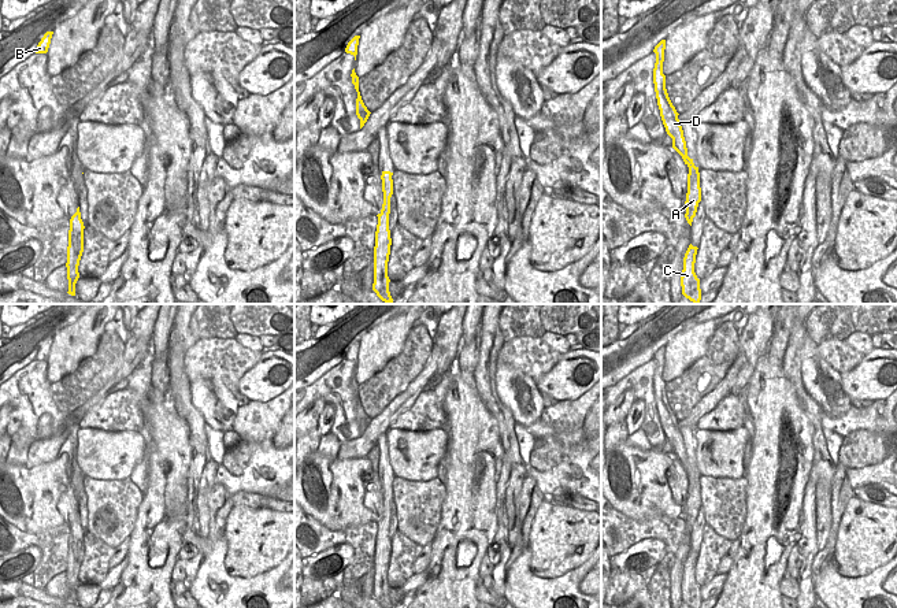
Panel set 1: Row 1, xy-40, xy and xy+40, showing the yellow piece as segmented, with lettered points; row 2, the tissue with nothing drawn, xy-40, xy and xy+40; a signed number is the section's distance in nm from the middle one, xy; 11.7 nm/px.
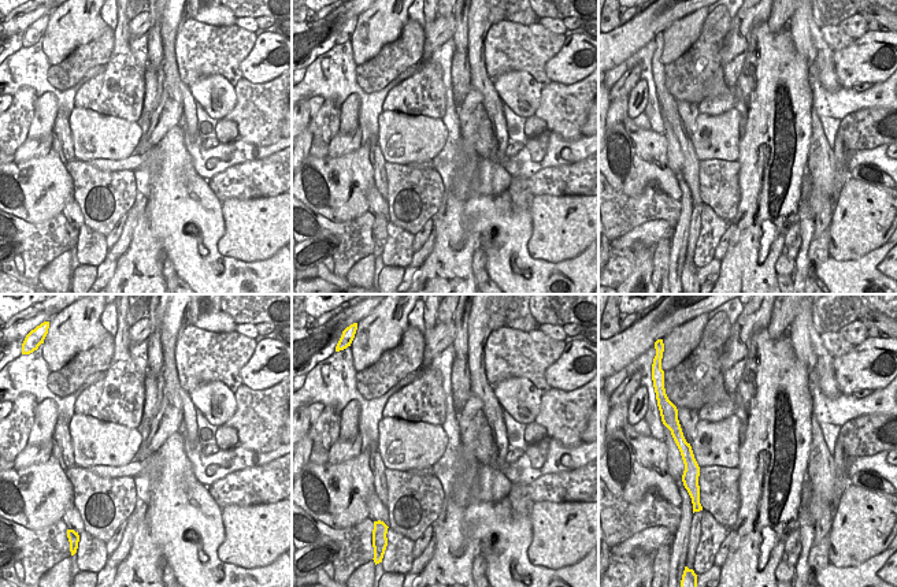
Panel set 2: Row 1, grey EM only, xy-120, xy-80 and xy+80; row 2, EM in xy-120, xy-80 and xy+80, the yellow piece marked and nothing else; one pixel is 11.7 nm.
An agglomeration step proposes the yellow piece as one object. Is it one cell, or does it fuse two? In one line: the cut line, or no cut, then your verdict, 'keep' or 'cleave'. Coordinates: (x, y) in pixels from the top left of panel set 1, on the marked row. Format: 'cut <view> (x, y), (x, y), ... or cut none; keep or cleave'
cut xy (389, 210), (381, 214); cleave

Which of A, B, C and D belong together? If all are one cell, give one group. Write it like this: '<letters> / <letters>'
A B D / C

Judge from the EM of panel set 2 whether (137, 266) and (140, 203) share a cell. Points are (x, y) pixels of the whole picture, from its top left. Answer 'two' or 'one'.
two

